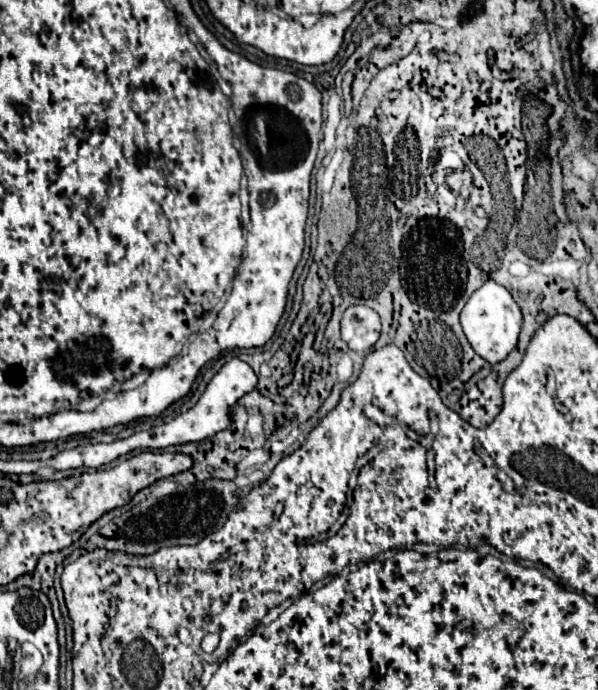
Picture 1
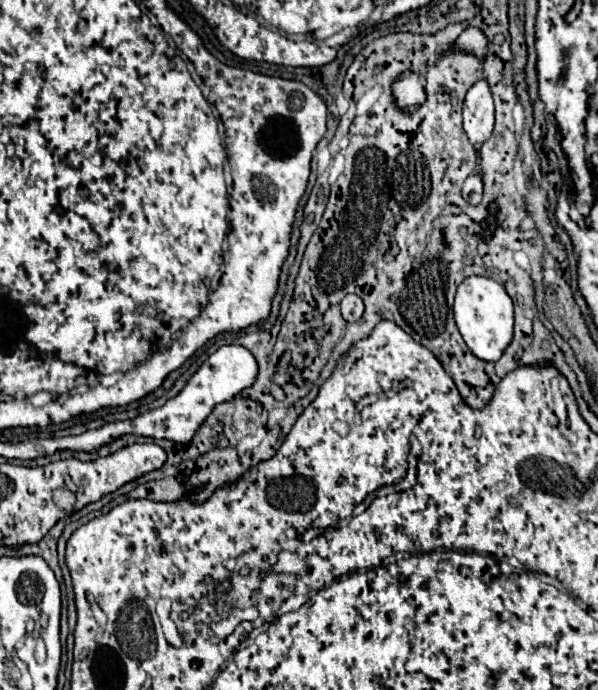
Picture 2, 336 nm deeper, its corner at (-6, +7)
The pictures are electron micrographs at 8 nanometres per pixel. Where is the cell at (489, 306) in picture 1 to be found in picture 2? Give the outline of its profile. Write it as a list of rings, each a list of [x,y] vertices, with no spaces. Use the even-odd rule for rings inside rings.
[[[470,276],[458,286],[452,310],[454,310],[456,326],[468,350],[476,358],[486,362],[500,360],[500,356],[504,354],[506,346],[512,340],[512,326],[514,326],[514,306],[504,286],[486,276]]]

